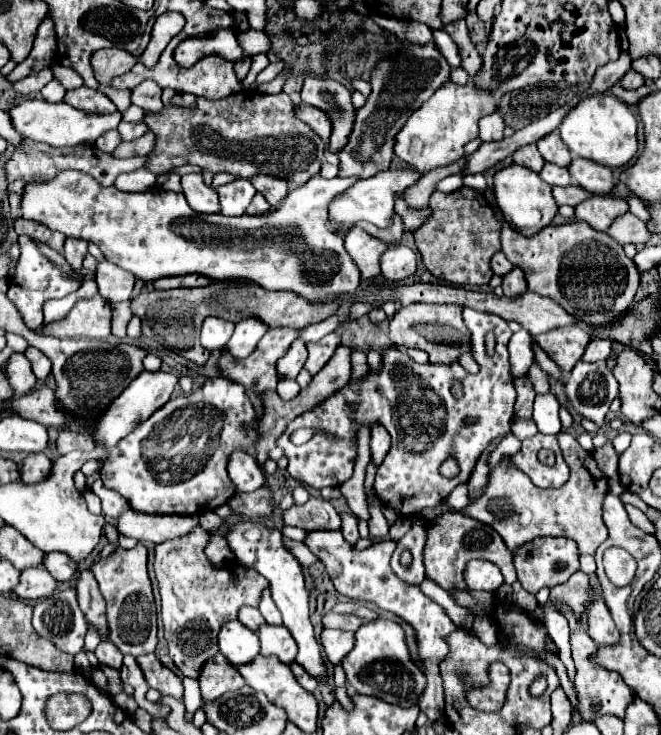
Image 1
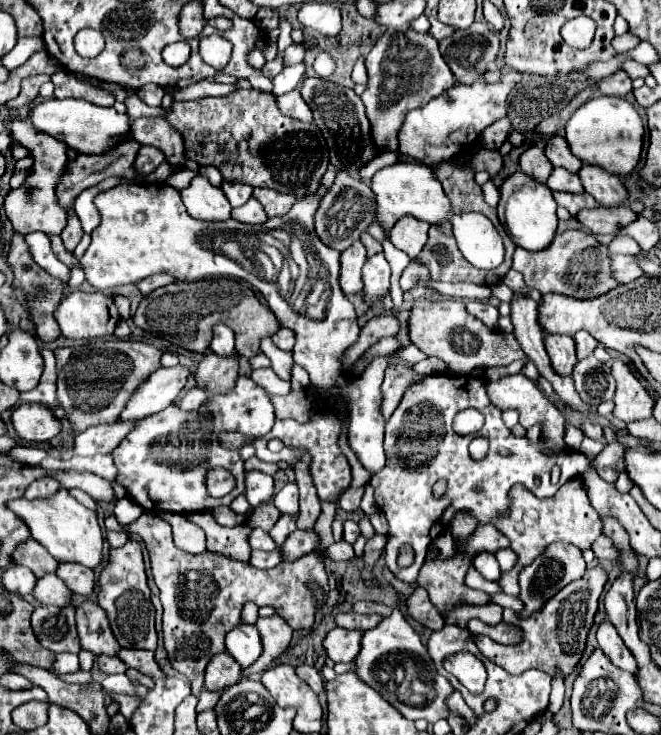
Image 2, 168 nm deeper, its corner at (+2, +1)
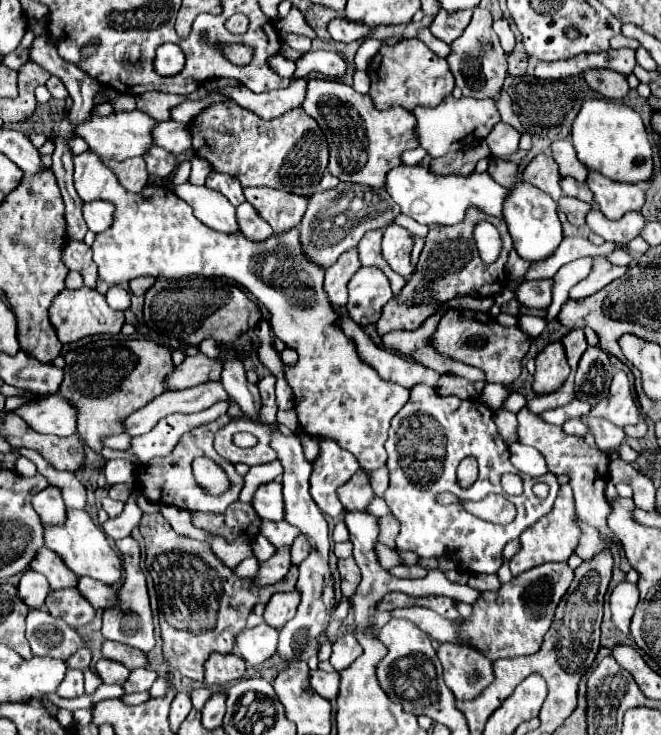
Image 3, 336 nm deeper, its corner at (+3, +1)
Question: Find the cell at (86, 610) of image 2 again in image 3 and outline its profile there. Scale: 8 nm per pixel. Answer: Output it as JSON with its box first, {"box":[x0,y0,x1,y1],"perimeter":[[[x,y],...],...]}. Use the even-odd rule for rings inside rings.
{"box":[66,646,92,670],"perimeter":[[[84,646],[80,652],[76,652],[74,656],[70,656],[68,660],[66,660],[66,666],[68,668],[76,668],[76,670],[86,670],[88,666],[90,666],[90,660],[92,660],[92,654],[90,654],[90,648],[88,646]]]}

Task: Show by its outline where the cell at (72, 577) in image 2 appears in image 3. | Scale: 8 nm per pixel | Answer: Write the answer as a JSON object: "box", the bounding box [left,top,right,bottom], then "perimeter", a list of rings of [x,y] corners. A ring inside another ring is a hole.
{"box":[78,578,120,610],"perimeter":[[[78,578],[78,590],[98,610],[114,608],[120,602],[116,586],[108,586],[92,578]]]}

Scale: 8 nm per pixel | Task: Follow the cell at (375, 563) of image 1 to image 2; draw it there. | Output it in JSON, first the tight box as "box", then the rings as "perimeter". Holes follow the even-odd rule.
{"box":[281,528,321,560],"perimeter":[[[311,528],[309,532],[299,532],[299,530],[295,530],[295,532],[283,542],[283,546],[281,546],[283,558],[285,558],[285,560],[301,558],[301,556],[305,556],[307,552],[317,550],[319,544],[321,544],[321,538],[319,538],[319,534],[317,534],[313,528]]]}

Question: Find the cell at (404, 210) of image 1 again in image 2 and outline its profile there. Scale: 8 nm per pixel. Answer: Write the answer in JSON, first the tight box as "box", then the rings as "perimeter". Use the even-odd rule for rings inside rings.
{"box":[391,216,431,258],"perimeter":[[[401,216],[391,230],[391,242],[409,258],[417,258],[427,242],[429,226],[431,224],[425,224],[425,220],[417,220],[415,216]]]}

